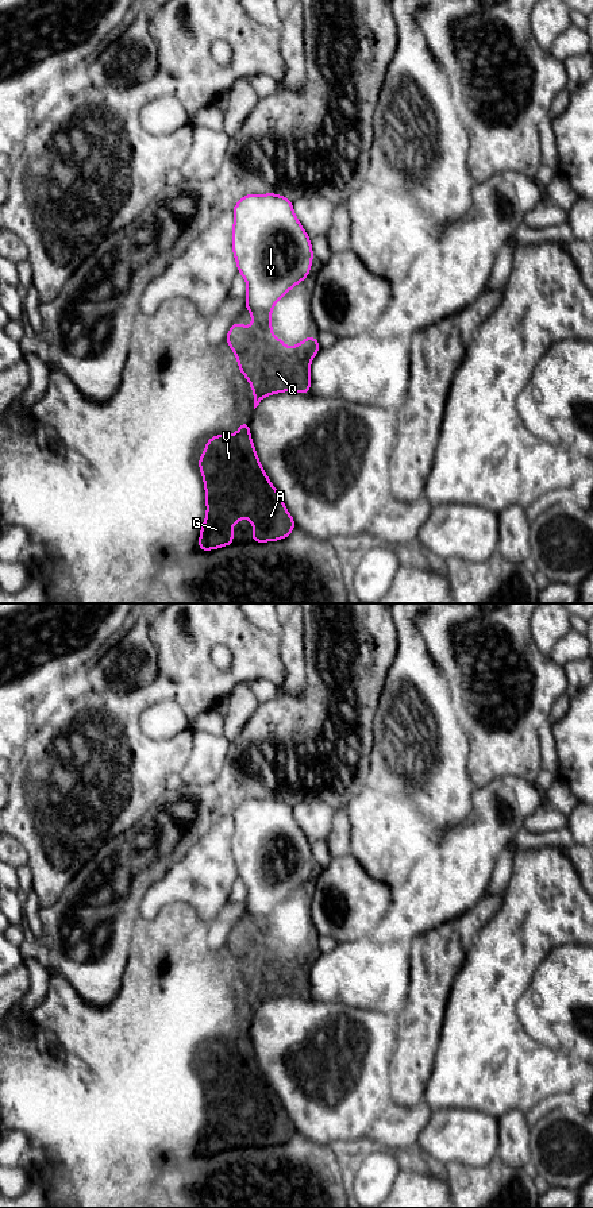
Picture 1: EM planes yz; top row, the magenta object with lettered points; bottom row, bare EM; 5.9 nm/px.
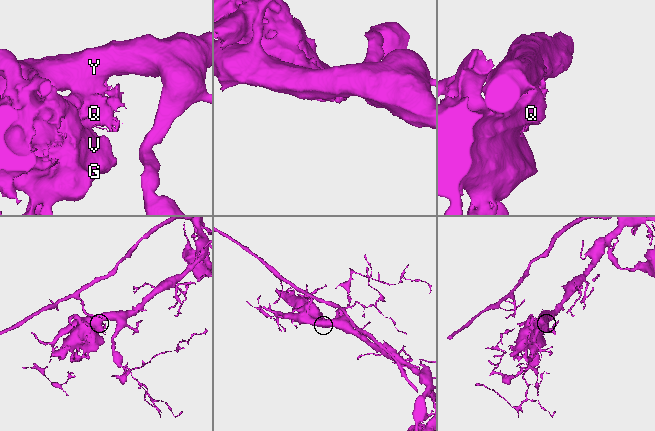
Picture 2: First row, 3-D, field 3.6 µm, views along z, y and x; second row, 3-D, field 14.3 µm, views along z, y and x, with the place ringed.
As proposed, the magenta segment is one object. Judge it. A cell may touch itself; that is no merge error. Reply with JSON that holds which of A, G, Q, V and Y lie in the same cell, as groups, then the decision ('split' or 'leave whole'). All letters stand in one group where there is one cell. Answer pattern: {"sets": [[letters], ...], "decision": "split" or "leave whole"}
{"sets": [["A", "G", "Q", "V"], ["Y"]], "decision": "split"}

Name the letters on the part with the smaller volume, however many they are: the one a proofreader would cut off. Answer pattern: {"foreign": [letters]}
{"foreign": ["A", "G", "Q", "V"]}

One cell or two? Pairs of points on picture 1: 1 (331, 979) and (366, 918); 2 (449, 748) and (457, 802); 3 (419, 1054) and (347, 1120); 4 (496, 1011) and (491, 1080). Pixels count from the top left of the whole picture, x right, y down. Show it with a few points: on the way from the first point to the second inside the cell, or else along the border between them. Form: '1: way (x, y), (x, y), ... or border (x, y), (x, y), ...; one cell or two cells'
1: border (370, 934), (337, 944); two cells
2: way (451, 761), (451, 788); one cell
3: border (396, 1050), (389, 1071), (391, 1100); two cells
4: way (491, 1029), (491, 1062); one cell

